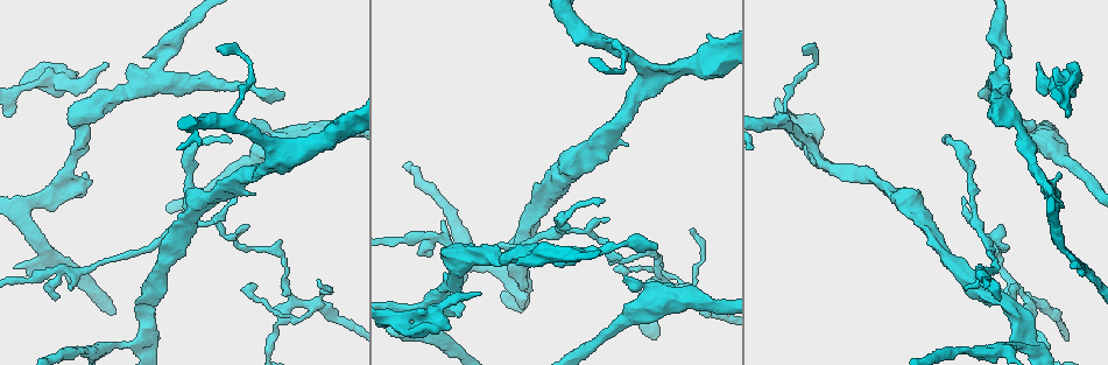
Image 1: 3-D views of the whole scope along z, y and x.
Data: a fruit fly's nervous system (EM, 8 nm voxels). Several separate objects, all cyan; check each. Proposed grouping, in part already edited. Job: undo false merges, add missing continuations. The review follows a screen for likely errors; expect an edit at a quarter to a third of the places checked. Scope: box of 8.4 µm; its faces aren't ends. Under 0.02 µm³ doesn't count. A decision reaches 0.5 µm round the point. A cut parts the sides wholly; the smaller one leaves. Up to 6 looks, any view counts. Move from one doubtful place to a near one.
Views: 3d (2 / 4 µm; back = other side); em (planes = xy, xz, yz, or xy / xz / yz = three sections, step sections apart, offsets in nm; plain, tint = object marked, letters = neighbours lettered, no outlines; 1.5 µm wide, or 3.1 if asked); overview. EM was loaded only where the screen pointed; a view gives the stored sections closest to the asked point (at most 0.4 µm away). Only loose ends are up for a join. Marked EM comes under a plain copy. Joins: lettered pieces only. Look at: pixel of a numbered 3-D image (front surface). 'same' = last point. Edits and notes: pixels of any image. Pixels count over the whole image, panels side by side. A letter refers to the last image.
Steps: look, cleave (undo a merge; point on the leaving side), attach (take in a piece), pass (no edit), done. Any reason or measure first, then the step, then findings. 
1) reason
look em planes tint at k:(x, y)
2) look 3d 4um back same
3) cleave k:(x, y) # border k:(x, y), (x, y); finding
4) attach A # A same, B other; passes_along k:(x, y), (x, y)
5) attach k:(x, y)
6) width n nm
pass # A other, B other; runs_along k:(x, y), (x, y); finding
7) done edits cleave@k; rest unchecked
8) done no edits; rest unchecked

an open end
look em planes letters at 1:(623, 278)

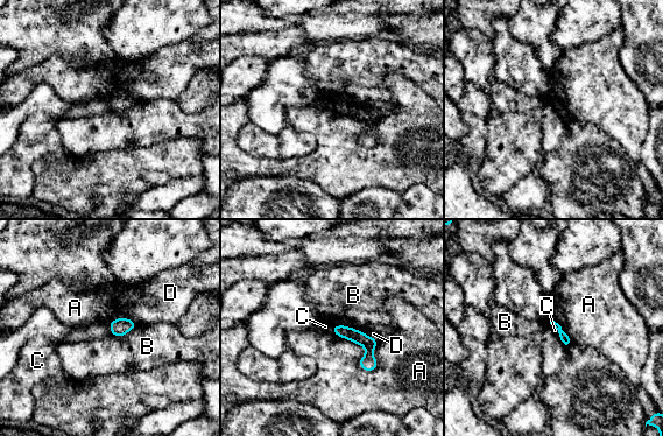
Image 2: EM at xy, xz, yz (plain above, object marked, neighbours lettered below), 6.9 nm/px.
pass # A other, B other, C other, D other; runs_along 2:(336, 328), (359, 337), (374, 365); none of them fits

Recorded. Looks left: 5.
look 3d 4um at 1:(690, 231)

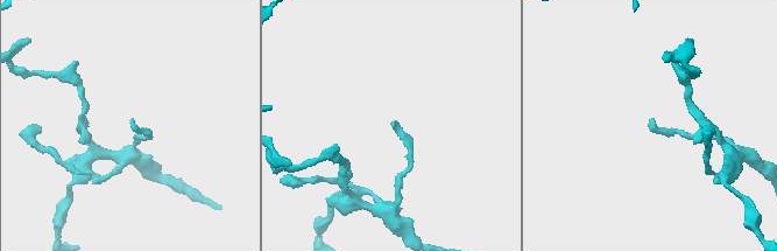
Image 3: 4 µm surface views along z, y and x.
now the EM
look em xy step 4 letters at 3:(654, 120)

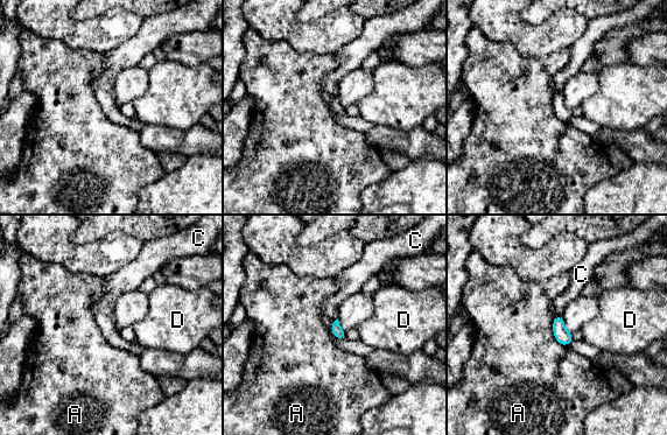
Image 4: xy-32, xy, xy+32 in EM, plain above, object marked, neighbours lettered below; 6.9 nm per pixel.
cut it another way
look em planes letters same

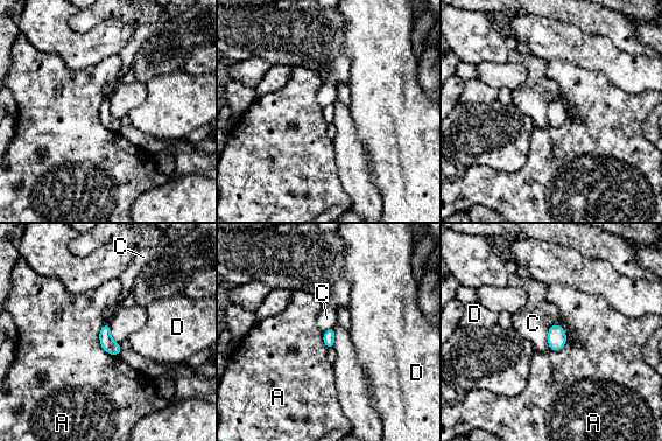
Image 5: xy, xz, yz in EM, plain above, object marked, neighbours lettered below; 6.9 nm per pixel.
width 80 nm
pass # A other, C other, D other; border 5:(105, 321), (99, 345), (117, 356); no lettered piece goes on from it

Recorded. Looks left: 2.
look em xy step 8 tint at 1:(433, 324)

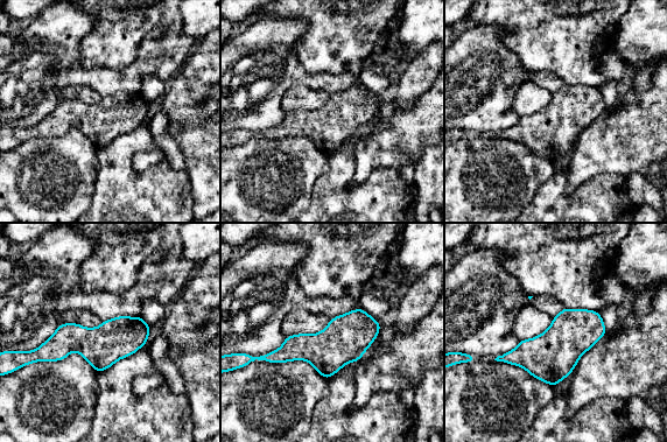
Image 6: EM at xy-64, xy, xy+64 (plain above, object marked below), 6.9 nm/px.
look em planes letters same

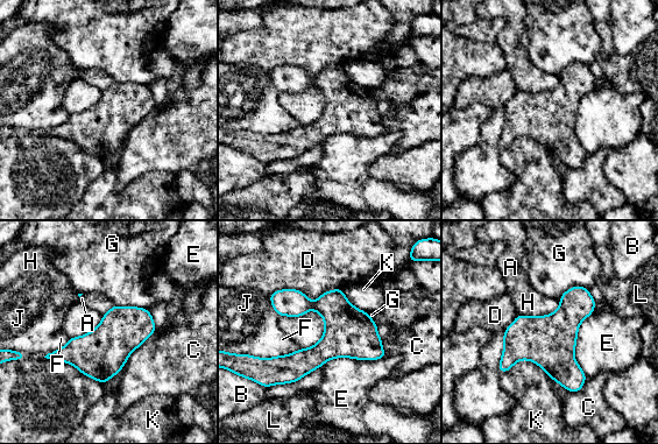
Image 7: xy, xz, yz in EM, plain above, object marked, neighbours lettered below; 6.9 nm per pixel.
pass # A other, B other, C other, D other, E other, F other, G other, H other, J other, K other, L other; border 7:(596, 305), (574, 351), (586, 376); all the same neuron

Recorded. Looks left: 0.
done no edits; rest unchecked

